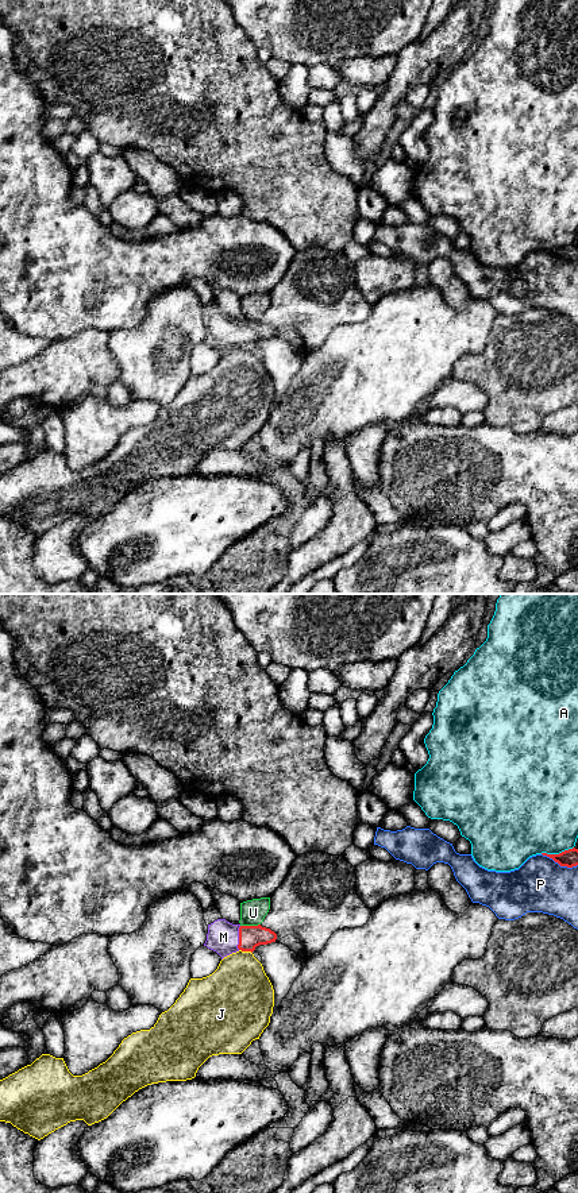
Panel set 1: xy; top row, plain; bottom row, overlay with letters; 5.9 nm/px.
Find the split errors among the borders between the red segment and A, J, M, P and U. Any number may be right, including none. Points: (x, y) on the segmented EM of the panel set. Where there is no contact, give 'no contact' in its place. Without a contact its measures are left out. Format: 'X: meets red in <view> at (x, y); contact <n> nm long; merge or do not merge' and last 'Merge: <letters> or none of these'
A: meets red in xy at (557, 854); contact 200 nm long; do not merge
J: meets red in xy at (246, 950); contact 80 nm long; do not merge
M: meets red in xy at (239, 938); contact 140 nm long; merge
P: meets red in xy at (559, 864); contact 220 nm long; do not merge
U: meets red in xy at (250, 926); contact 120 nm long; do not merge
Merge: M

